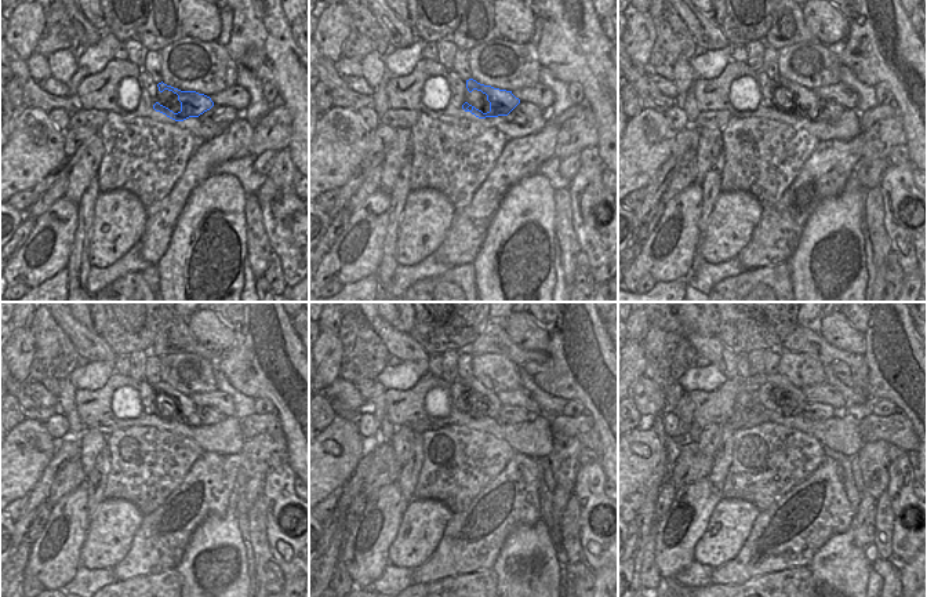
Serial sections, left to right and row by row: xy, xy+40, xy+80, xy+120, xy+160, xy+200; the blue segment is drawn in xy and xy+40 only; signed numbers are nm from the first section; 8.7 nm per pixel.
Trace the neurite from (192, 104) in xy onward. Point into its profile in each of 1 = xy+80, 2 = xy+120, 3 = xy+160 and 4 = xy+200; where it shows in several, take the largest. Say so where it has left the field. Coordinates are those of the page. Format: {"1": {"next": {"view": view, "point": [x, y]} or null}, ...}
{"1": {"next": {"view": "xy+80", "point": [809, 104]}}, "2": {"next": {"view": "xy+120", "point": [182, 406]}}, "3": {"next": {"view": "xy+160", "point": [490, 404]}}, "4": {"next": {"view": "xy+200", "point": [793, 397]}}}

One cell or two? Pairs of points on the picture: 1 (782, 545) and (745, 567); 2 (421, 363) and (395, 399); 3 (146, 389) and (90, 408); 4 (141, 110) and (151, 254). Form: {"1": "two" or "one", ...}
{"1": "one", "2": "two", "3": "two", "4": "two"}

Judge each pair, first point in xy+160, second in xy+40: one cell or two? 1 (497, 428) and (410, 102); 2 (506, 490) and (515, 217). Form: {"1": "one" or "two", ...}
{"1": "one", "2": "two"}

